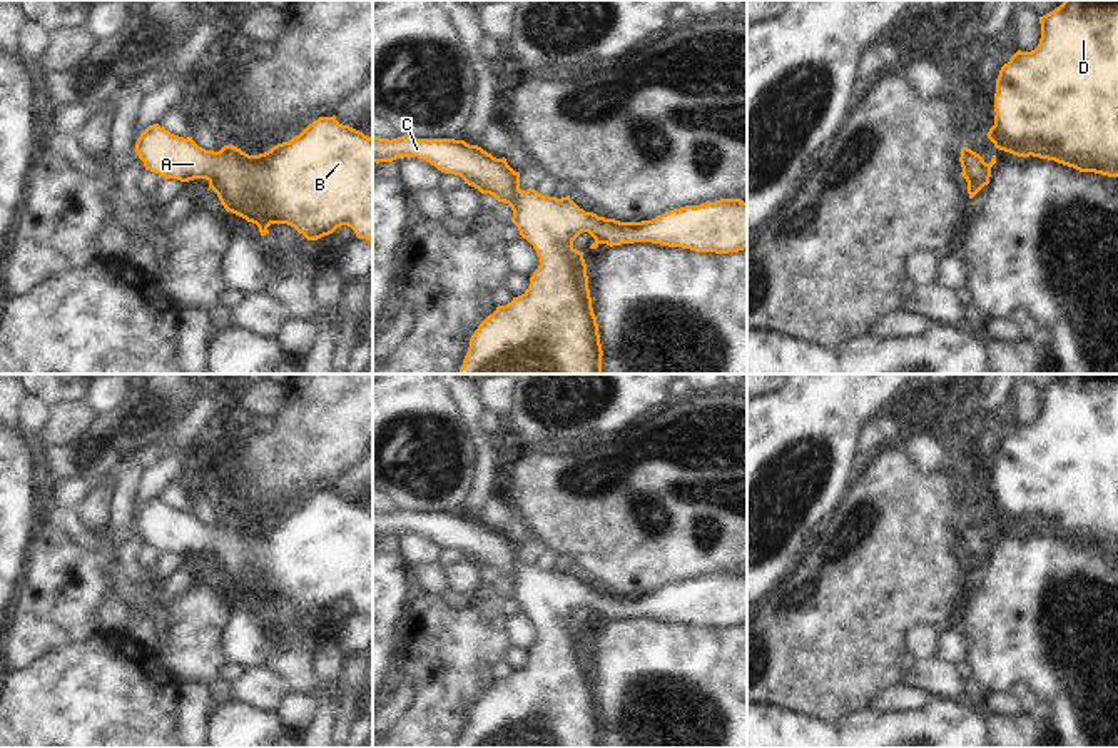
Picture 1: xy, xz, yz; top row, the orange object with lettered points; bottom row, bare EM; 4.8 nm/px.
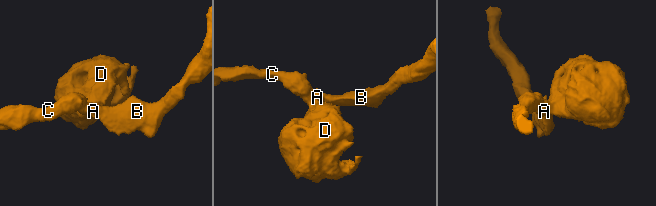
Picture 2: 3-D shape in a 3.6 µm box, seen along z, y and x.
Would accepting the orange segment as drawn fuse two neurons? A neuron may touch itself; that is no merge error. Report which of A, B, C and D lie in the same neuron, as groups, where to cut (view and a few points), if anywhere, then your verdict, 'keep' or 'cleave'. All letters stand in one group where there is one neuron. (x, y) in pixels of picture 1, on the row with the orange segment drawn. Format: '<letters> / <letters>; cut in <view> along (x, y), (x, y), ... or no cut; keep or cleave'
A B C D; no cut; keep

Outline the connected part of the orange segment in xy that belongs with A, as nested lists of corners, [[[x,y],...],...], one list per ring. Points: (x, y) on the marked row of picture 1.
[[[319,117],[289,142],[249,155],[234,145],[219,152],[199,147],[192,137],[179,137],[149,125],[135,142],[145,170],[165,179],[189,182],[206,179],[227,212],[232,212],[269,234],[271,224],[287,224],[307,240],[318,240],[348,225],[358,239],[373,242],[373,139],[343,125],[336,117]]]

